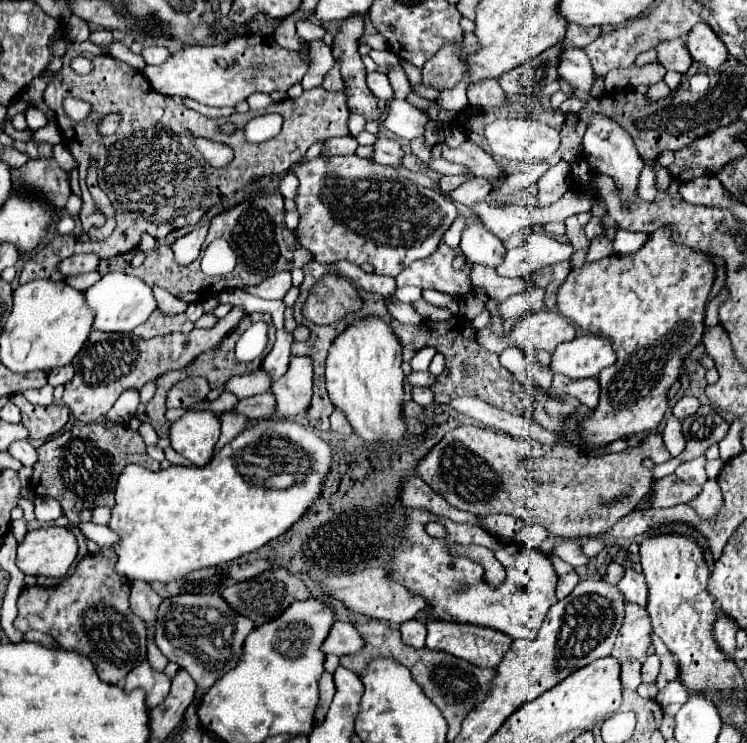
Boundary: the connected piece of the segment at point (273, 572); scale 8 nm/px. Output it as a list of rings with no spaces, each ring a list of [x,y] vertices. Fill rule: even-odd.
[[[276,567],[276,569],[270,569],[270,571],[264,571],[248,581],[242,581],[242,583],[236,583],[228,589],[224,589],[220,593],[236,611],[240,611],[240,615],[248,617],[254,621],[254,625],[262,625],[266,621],[272,621],[276,619],[292,601],[296,599],[308,599],[310,597],[310,591],[306,589],[304,581],[290,573],[288,569],[284,567]]]

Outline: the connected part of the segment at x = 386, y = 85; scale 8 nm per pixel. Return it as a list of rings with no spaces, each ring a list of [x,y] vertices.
[[[368,73],[368,87],[378,99],[392,99],[394,91],[390,87],[390,81],[384,73]]]

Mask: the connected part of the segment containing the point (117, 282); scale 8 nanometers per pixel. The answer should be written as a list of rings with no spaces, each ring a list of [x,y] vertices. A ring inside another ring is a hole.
[[[114,271],[104,275],[98,283],[84,291],[86,305],[94,311],[94,327],[96,331],[108,333],[130,333],[134,327],[142,325],[152,311],[156,311],[156,301],[152,297],[150,285],[142,279],[126,275],[122,271]]]

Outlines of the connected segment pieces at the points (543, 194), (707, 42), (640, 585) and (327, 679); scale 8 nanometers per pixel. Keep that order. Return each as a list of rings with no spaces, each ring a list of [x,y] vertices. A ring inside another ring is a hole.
[[[560,161],[554,167],[550,167],[540,179],[538,179],[538,205],[546,207],[554,201],[558,201],[568,189],[570,185],[570,163],[568,161]],[[550,187],[550,189],[546,189]]]
[[[704,21],[692,27],[686,39],[686,47],[694,61],[710,69],[718,69],[728,61],[726,45],[714,35],[714,31],[710,31],[710,25],[706,25]]]
[[[626,569],[624,571],[624,577],[618,581],[618,591],[632,603],[638,603],[638,605],[646,605],[646,597],[648,597],[648,591],[646,591],[646,583],[644,583],[644,575],[634,571],[634,569]]]
[[[324,673],[320,677],[320,703],[318,703],[318,709],[316,709],[316,721],[320,723],[332,703],[332,697],[336,693],[336,687],[334,687],[334,677],[332,673]]]

